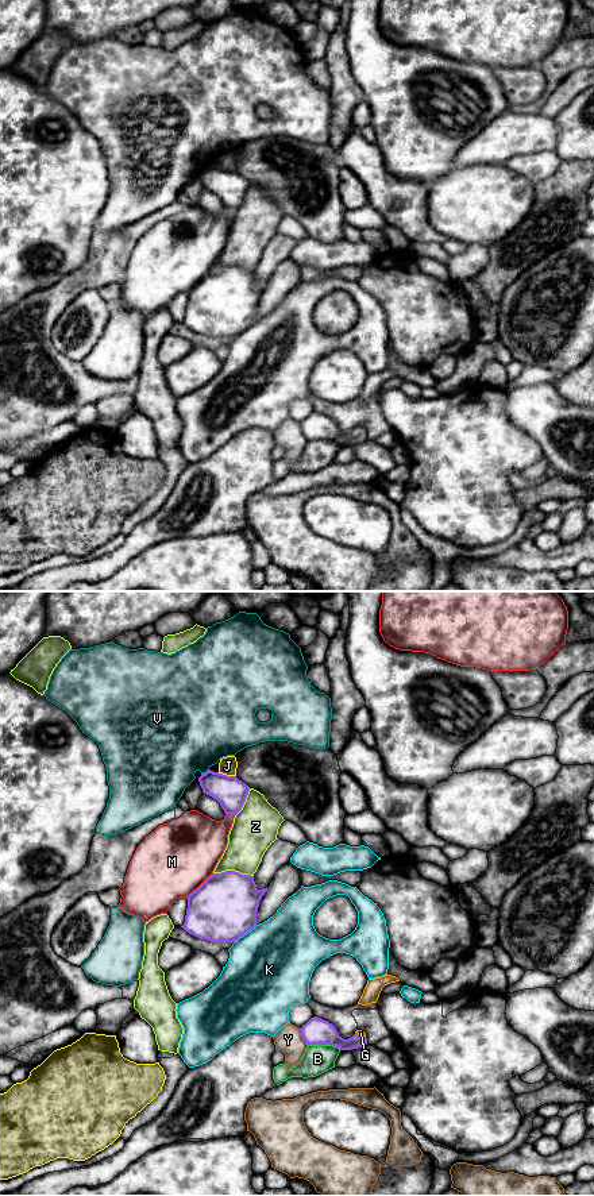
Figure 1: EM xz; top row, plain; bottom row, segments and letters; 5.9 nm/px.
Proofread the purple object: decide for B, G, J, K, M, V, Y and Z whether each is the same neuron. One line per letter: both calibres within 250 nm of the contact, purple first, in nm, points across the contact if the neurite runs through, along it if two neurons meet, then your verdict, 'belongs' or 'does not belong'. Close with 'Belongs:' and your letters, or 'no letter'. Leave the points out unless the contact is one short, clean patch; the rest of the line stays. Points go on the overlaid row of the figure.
B: calibres 160 and 180 nm; does not belong
G: calibres 150 and 40 nm; belongs
J: calibres 190 and 110 nm; does not belong
K: calibres 400 and 480 nm; does not belong
M: calibres 400 and 440 nm; does not belong
V: calibres 190 and 460 nm; does not belong
Y: calibres 160 and 160 nm; does not belong
Z: calibres 400 and 260 nm; does not belong
Belongs: G

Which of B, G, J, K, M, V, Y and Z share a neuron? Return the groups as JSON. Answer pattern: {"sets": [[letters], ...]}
{"sets": [["B"], ["G"], ["J"], ["K"], ["M"], ["V"], ["Y"], ["Z"]]}

